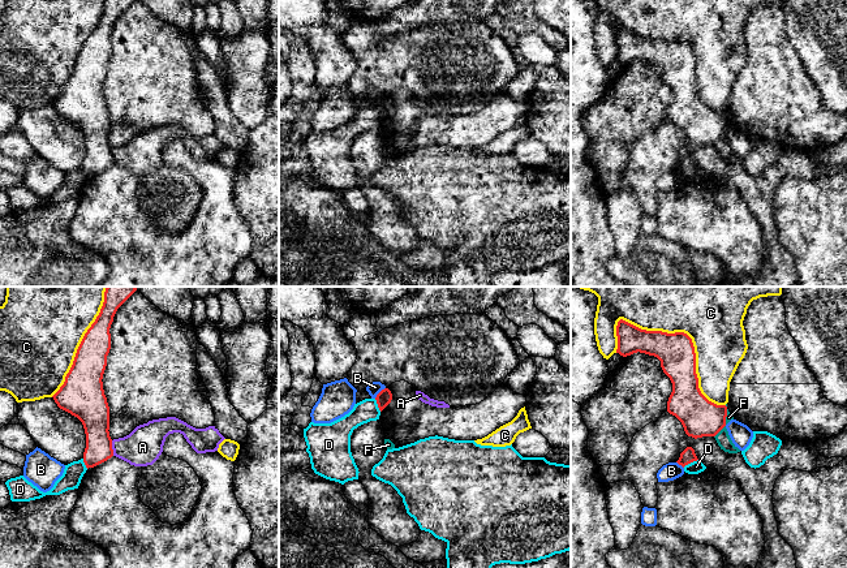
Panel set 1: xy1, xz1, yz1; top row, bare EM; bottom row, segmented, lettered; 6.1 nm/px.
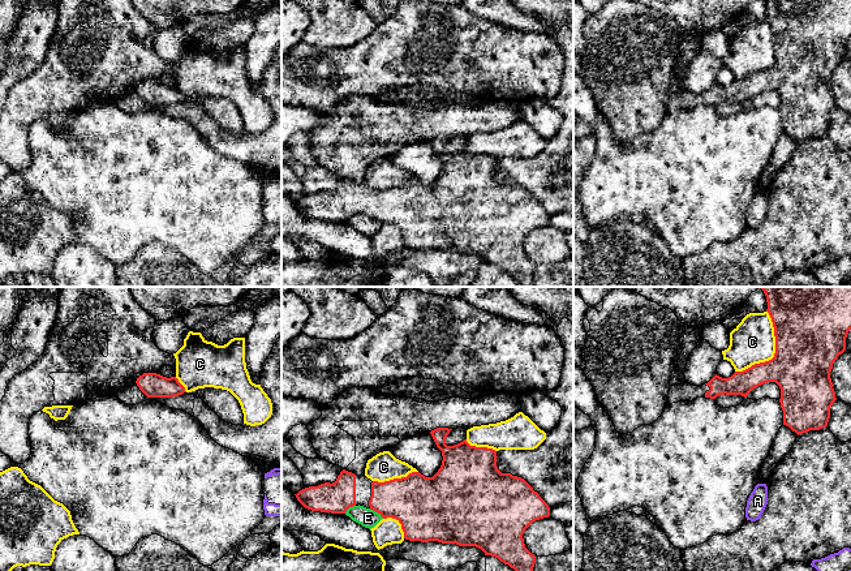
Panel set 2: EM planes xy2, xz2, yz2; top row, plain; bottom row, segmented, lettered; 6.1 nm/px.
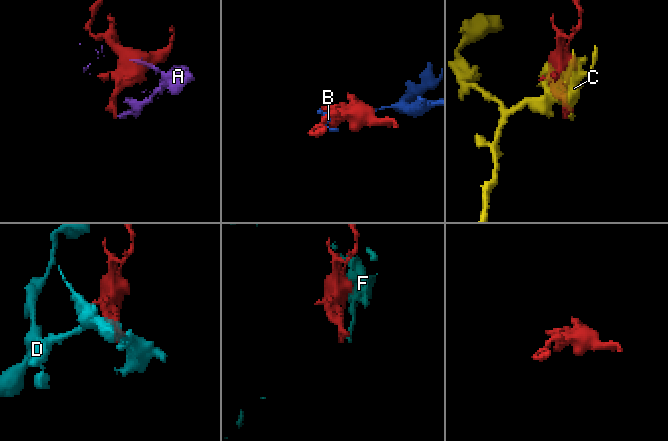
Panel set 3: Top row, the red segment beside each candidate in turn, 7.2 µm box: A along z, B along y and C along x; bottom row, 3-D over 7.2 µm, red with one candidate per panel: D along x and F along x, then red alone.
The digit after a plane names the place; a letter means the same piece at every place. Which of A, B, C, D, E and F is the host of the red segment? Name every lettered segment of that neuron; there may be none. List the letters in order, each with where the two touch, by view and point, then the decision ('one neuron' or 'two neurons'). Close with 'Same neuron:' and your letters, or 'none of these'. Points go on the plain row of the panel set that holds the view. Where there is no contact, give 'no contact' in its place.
A: xy1 (111, 156) | two neurons
B: xz1 (379, 100) | two neurons
C: yz1 (691, 48) | two neurons
D: yz1 (689, 171) | two neurons
E: xz2 (377, 219) | two neurons
F: yz1 (725, 132) | two neurons
Same neuron: none of these

